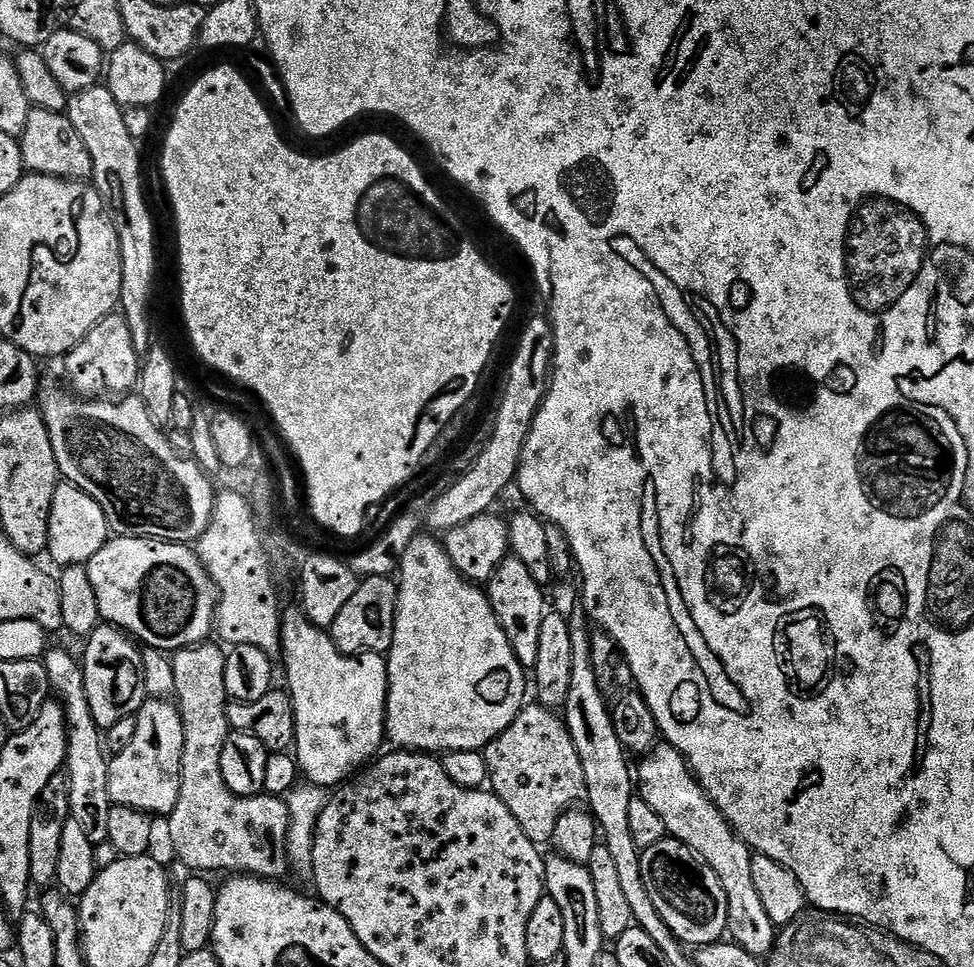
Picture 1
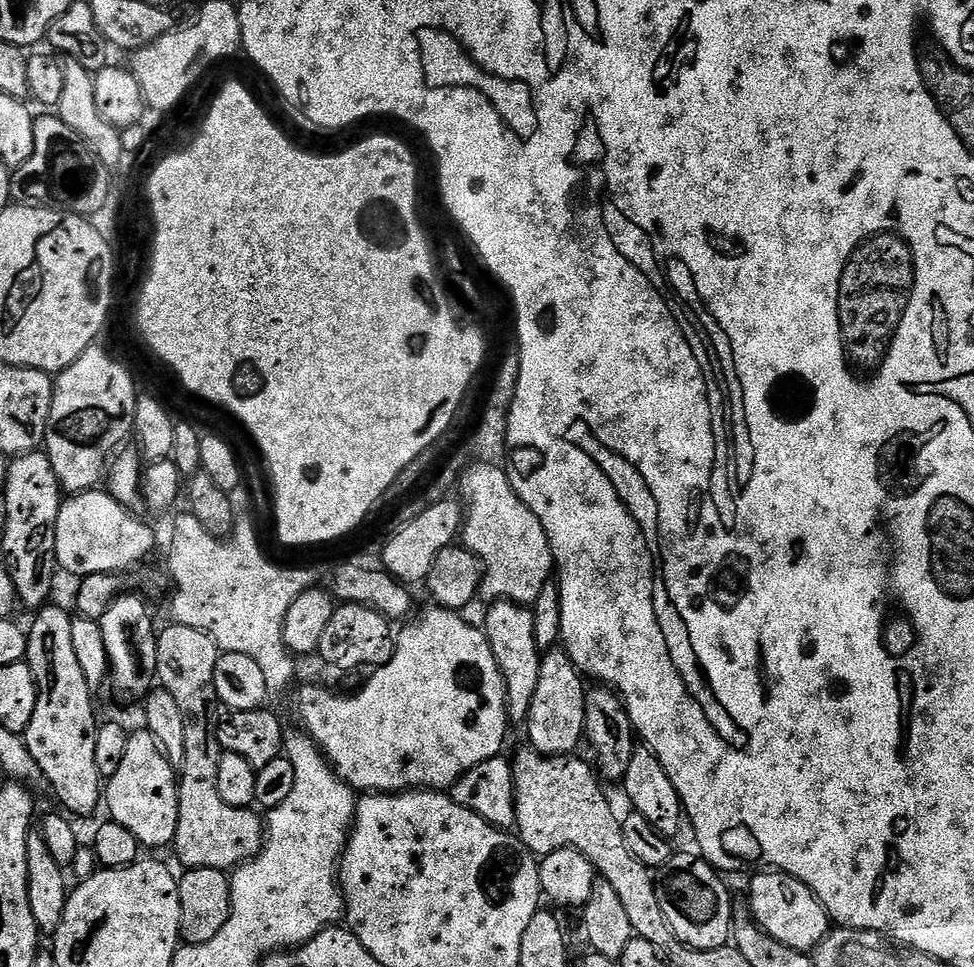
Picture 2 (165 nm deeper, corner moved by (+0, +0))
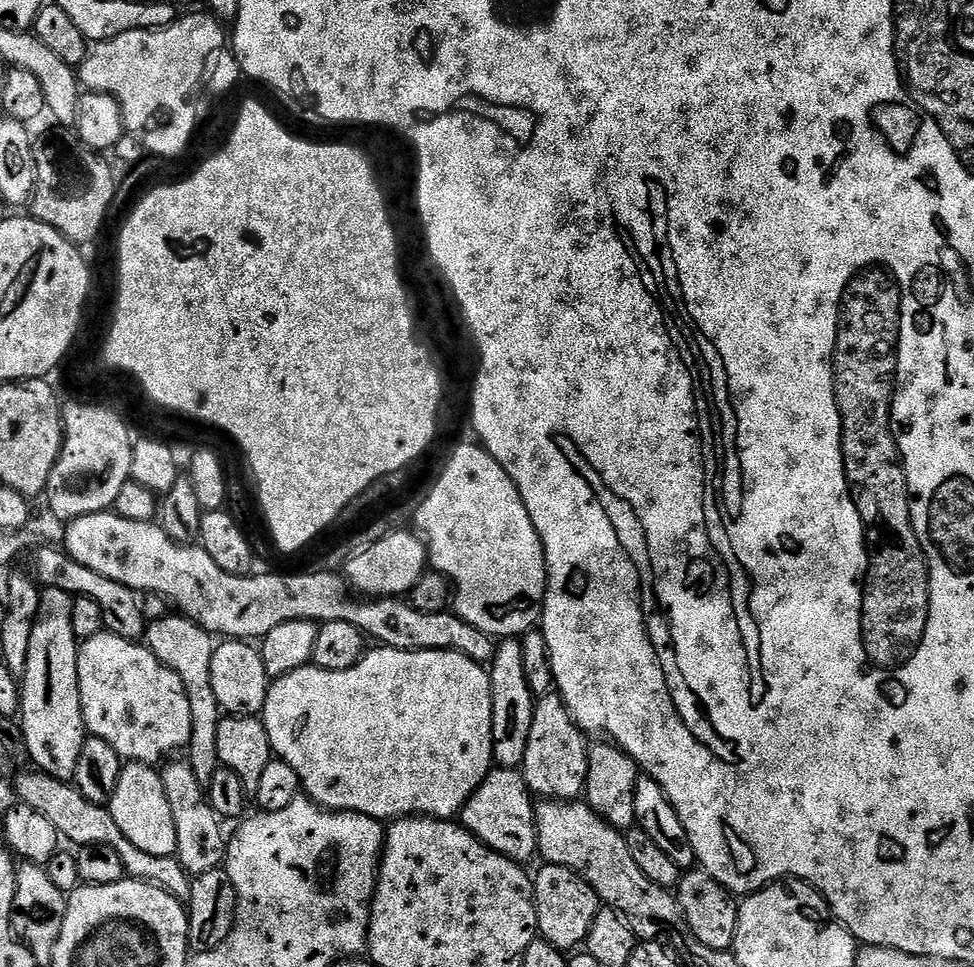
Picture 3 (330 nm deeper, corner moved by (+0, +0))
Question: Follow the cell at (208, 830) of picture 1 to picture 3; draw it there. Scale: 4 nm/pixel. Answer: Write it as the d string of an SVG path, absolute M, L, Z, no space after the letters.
M166 614L151 621L146 628L146 643L150 651L186 686L186 698L190 698L190 722L192 737L186 749L186 759L194 774L207 786L216 769L221 767L218 758L218 726L222 719L222 709L218 698L214 698L214 686L210 686L210 658L214 647L213 633L189 620L187 616Z

